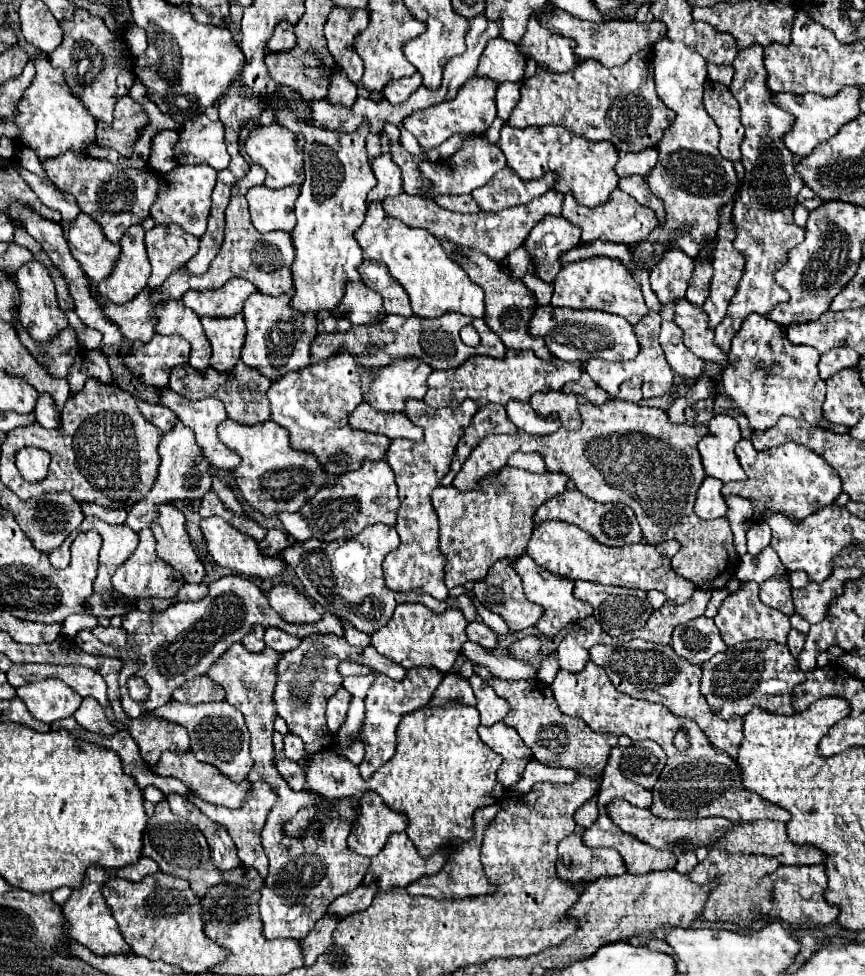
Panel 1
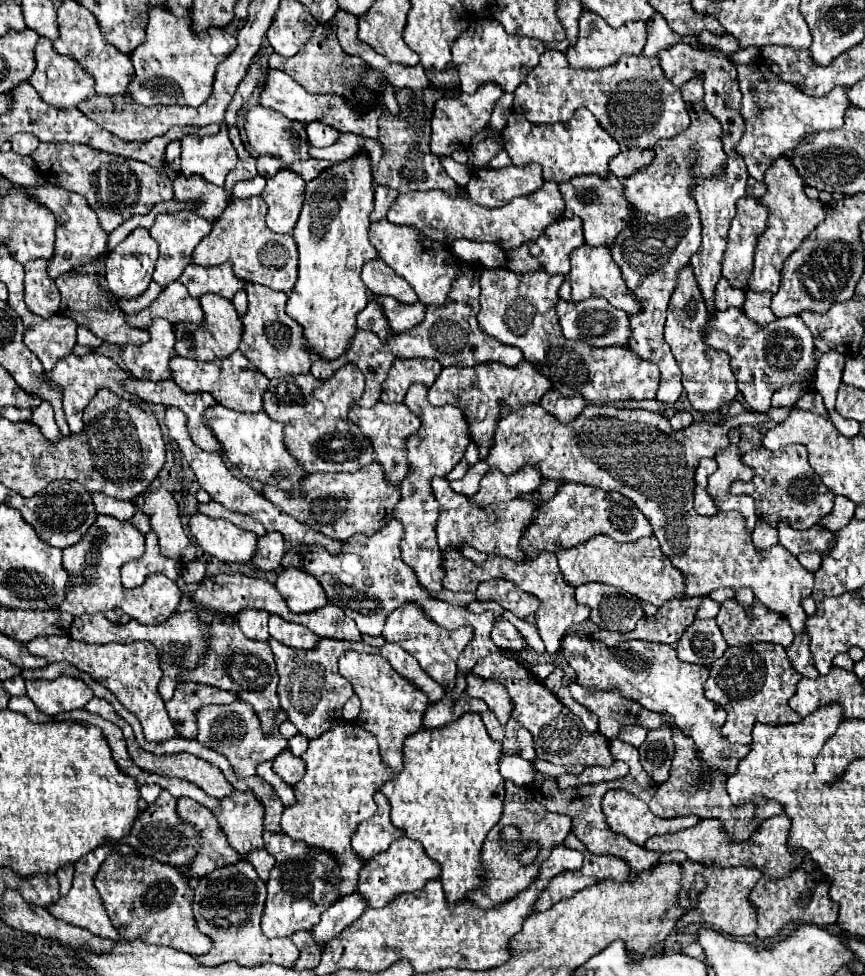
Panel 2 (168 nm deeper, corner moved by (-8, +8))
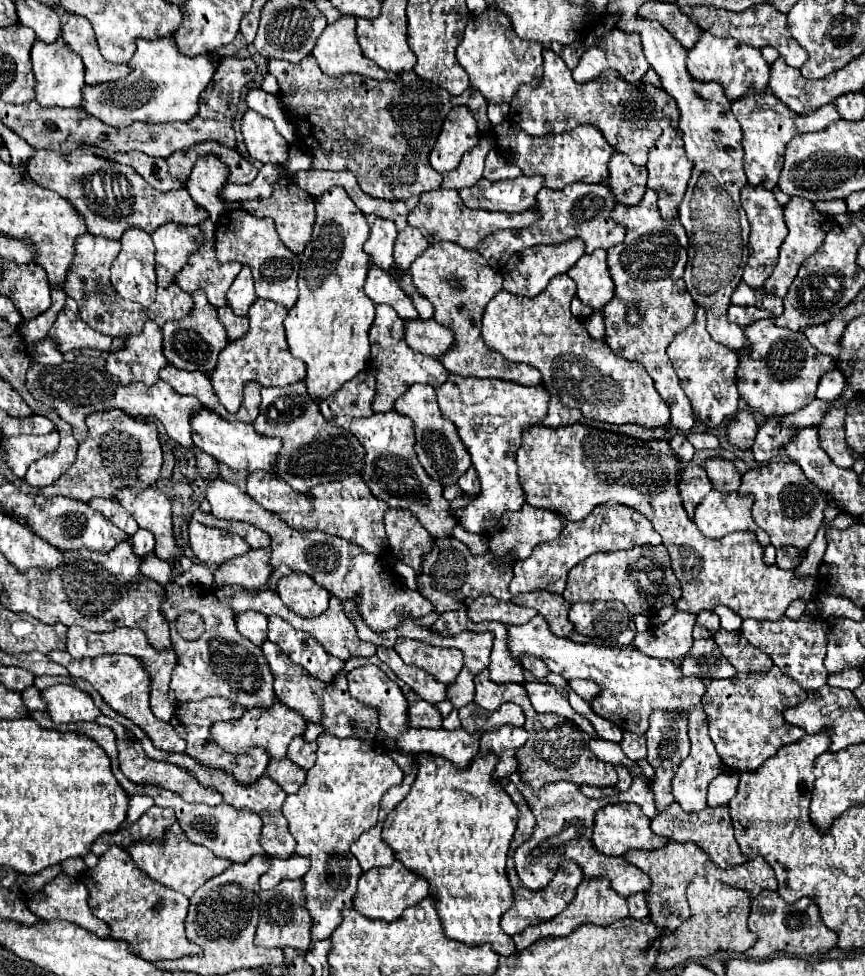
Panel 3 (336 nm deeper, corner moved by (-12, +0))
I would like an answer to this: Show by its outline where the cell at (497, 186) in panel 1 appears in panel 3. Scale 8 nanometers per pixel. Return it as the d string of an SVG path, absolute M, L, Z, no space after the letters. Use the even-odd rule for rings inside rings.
M518 176L514 180L490 182L482 178L476 186L462 188L460 196L468 208L522 212L536 206L536 194L542 188L542 176Z

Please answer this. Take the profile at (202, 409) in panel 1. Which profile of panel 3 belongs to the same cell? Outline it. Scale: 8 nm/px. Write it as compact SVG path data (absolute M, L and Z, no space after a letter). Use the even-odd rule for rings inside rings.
M62 362L60 366L52 366L52 368L32 364L32 368L26 374L26 386L36 400L46 402L46 406L54 408L58 412L58 416L72 426L74 438L78 442L84 442L84 418L90 412L120 408L130 416L138 416L138 414L156 416L164 424L166 434L172 440L176 440L178 444L182 444L188 450L194 450L190 418L192 418L192 410L200 410L204 406L200 404L198 398L176 394L172 390L172 386L164 384L162 380L158 380L150 388L144 386L142 382L132 382L128 386L122 386L120 382L116 382L116 378L106 374L106 370L98 370L98 368L92 368L86 364L80 366L78 362Z

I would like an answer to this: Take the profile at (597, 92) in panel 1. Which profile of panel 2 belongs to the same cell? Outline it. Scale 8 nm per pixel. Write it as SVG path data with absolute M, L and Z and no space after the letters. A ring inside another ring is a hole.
M546 50L540 64L514 92L514 112L522 114L532 124L556 124L566 122L574 110L588 108L600 126L622 144L622 148L652 148L660 138L672 138L690 126L690 116L682 94L664 78L658 58L644 56L622 56L616 64L600 70L572 70L566 62L566 54L558 50Z

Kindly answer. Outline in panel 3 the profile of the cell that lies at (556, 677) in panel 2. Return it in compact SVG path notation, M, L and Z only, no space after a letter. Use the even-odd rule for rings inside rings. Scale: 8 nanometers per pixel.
M568 680L568 686L578 694L578 696L582 696L586 702L590 702L600 690L598 690L598 686L594 684L594 682L590 682L590 680Z

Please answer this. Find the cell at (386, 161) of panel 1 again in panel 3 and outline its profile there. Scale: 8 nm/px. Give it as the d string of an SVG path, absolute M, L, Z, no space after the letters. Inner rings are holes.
M376 218L372 224L370 238L364 244L364 250L372 256L374 264L382 270L388 270L394 262L394 258L392 258L394 240L396 240L394 222L388 222L386 218Z

